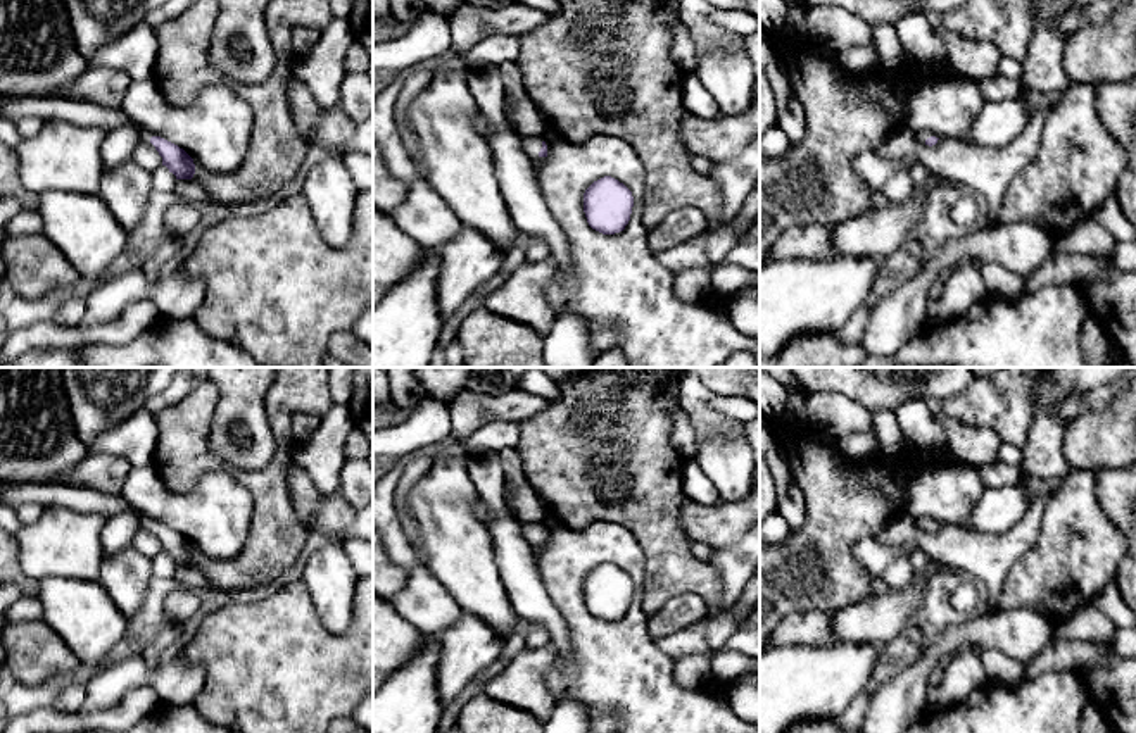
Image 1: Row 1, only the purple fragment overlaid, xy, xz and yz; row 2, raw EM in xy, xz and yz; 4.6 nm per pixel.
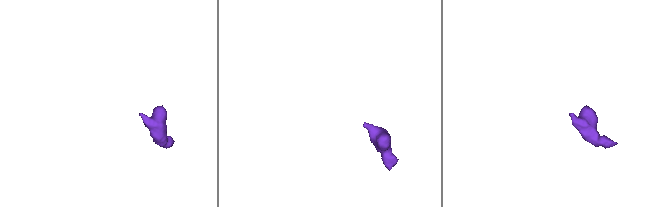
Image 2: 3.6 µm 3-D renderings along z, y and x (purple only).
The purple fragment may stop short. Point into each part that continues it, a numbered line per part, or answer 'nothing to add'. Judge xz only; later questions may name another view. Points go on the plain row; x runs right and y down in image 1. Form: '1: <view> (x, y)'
1: xz (532, 533)

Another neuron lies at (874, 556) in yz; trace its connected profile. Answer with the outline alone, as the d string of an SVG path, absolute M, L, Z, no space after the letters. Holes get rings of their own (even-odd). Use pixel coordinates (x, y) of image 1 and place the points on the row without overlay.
M875 538L861 540L853 545L853 555L861 562L861 566L872 576L872 593L880 593L887 590L882 580L882 573L889 562L896 559L910 559L917 548L910 545L889 547Z

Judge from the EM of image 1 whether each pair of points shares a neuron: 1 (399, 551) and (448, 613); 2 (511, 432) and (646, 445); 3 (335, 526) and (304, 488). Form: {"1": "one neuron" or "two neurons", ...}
{"1": "two neurons", "2": "two neurons", "3": "one neuron"}

